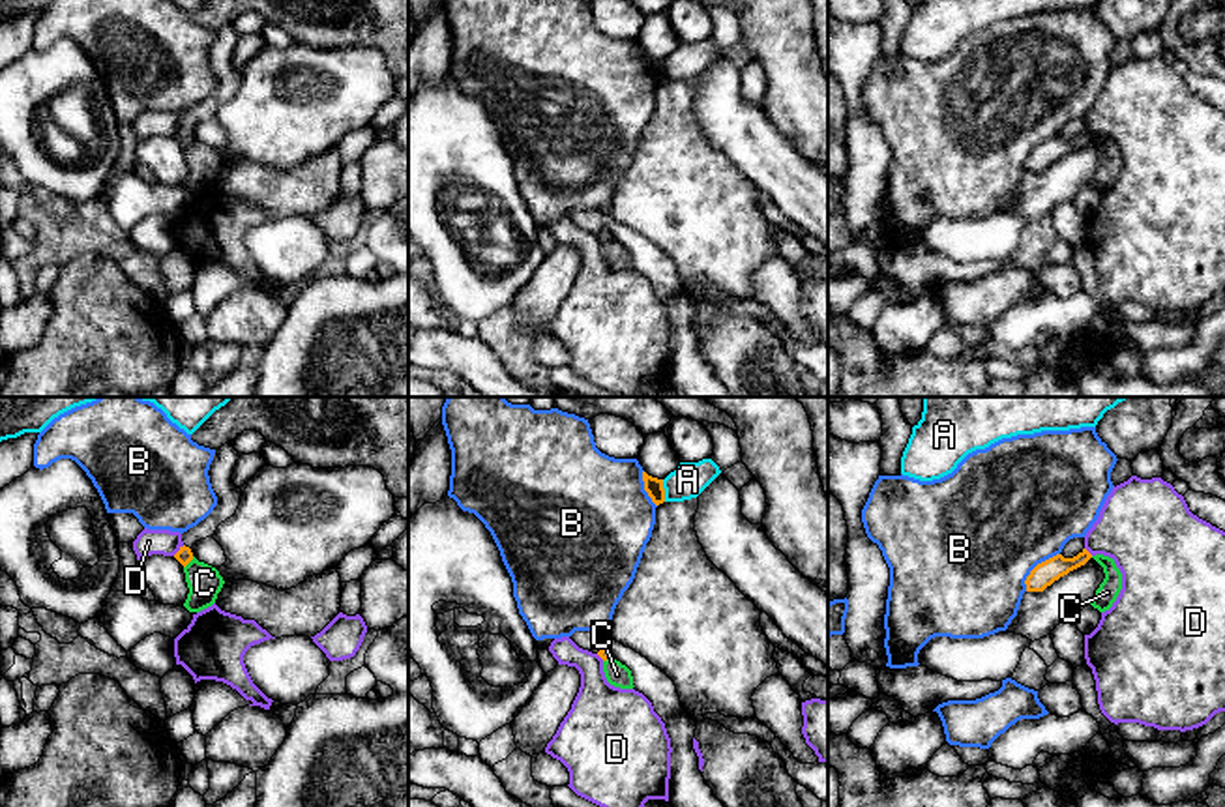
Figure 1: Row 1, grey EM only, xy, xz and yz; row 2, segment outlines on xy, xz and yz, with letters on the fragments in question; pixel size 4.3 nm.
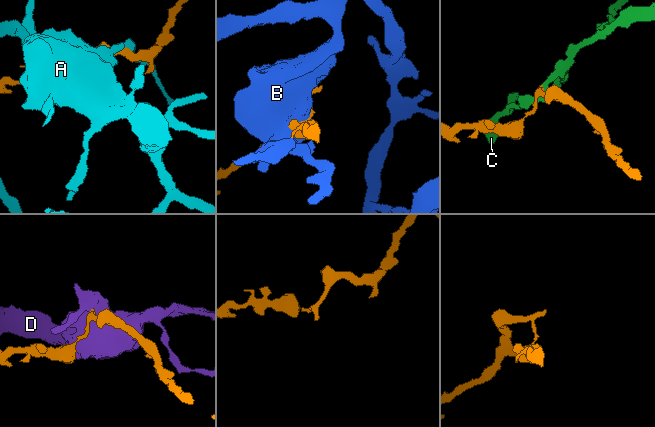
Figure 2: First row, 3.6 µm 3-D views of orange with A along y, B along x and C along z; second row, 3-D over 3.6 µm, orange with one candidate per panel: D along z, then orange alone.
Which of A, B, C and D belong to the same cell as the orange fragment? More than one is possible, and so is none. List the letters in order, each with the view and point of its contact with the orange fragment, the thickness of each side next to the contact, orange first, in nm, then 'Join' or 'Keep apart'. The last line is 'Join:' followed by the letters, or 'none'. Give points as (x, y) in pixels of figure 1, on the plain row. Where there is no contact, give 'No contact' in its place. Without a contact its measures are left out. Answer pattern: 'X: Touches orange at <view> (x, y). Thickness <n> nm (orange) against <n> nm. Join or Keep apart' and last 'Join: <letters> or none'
A: Touches orange at xz (664, 72). Thickness 80 nm (orange) against 150 nm. Keep apart
B: Touches orange at yz (1034, 148). Thickness 100 nm (orange) against 500 nm. Keep apart
C: Touches orange at xy (190, 141). Thickness 70 nm (orange) against 150 nm. Keep apart
D: Touches orange at xy (180, 130). Thickness 70 nm (orange) against 110 nm. Keep apart
Join: none

